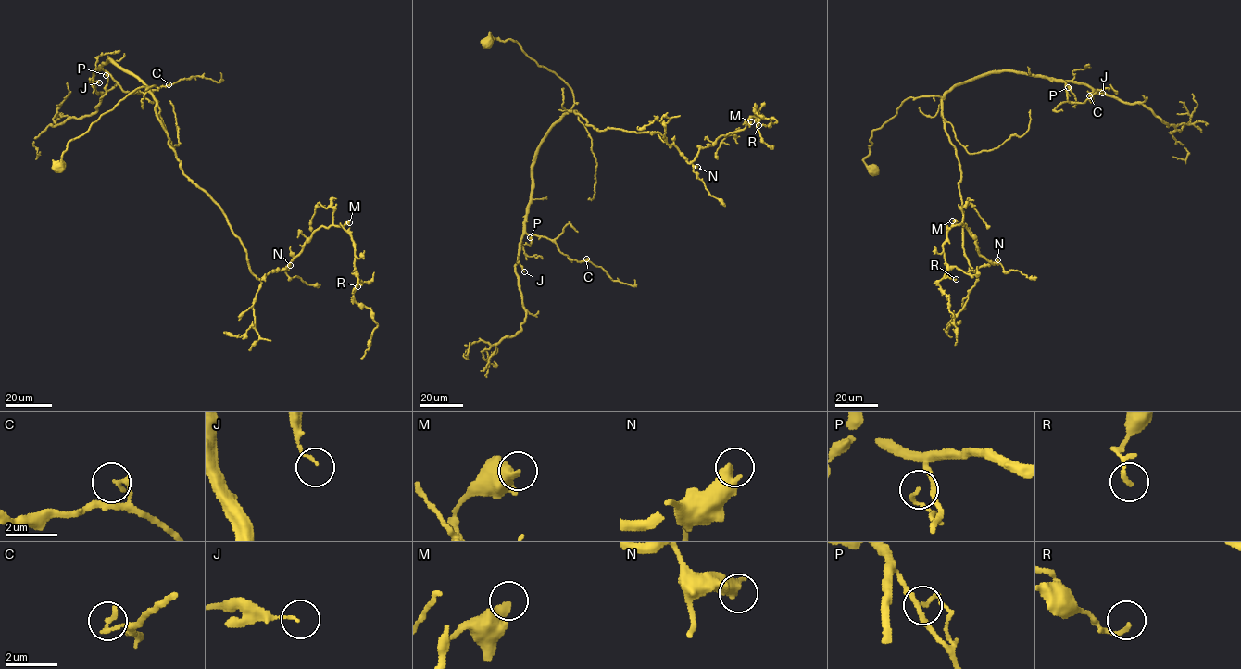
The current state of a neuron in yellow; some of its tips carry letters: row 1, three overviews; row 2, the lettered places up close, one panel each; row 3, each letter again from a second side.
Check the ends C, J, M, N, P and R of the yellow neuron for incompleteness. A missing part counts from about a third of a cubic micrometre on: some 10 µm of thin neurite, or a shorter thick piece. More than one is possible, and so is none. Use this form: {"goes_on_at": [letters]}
{"goes_on_at": []}

